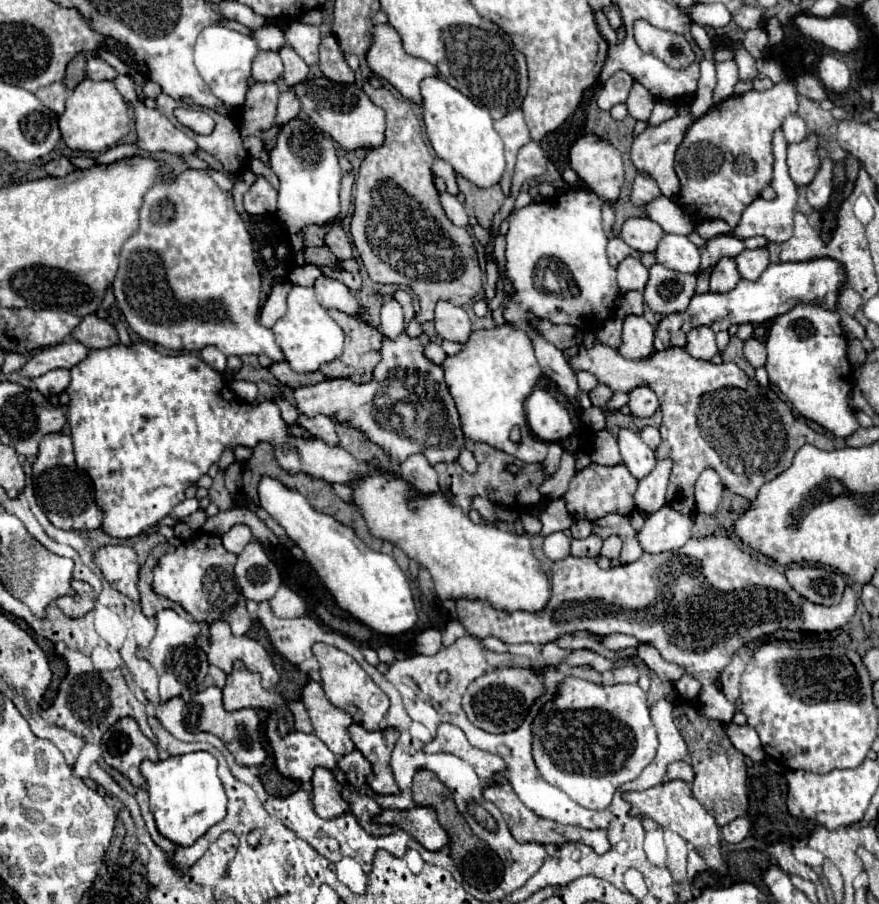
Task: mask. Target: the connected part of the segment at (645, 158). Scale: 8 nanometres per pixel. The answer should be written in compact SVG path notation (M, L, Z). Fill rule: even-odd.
M680 104L674 118L670 118L658 126L648 126L642 134L638 134L634 138L634 144L632 144L630 154L632 154L632 162L634 162L636 170L648 172L658 182L662 194L670 200L676 200L676 194L680 190L680 182L678 182L676 172L674 172L674 154L676 154L676 148L680 146L686 130L690 128L692 122L694 122L694 116L690 112L690 104Z

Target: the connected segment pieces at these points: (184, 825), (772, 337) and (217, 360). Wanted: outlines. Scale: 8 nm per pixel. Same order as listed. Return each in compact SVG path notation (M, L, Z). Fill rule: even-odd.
M192 752L182 756L170 756L160 762L144 760L140 770L146 778L150 794L150 812L156 818L158 832L178 846L192 846L210 826L218 824L226 816L226 794L218 778L218 762L208 752Z
M798 304L774 318L766 340L766 372L770 382L782 390L804 418L824 426L838 438L848 438L860 428L848 404L850 364L846 360L846 348L848 342L840 328L840 314L812 304Z
M206 346L200 350L202 360L206 360L206 364L210 364L214 370L224 372L226 370L226 356L216 348L216 346Z

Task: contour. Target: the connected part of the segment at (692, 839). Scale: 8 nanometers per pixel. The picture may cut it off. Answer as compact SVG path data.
M672 780L672 782L660 784L660 786L648 788L648 790L624 792L622 798L632 804L630 812L634 816L652 818L658 826L674 830L676 834L680 834L686 842L690 842L698 850L698 854L704 858L708 868L722 872L722 874L726 872L726 862L720 852L720 828L716 826L716 820L706 812L706 808L696 798L692 798L690 784L686 784L682 780Z

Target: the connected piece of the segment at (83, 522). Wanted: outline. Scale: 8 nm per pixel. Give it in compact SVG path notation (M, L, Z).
M50 434L44 436L40 442L40 452L36 456L36 462L32 466L34 474L34 488L40 498L44 512L56 512L60 518L48 518L56 528L62 530L96 530L102 524L102 512L98 510L94 502L94 488L90 478L86 478L78 468L74 460L72 440L66 434Z

